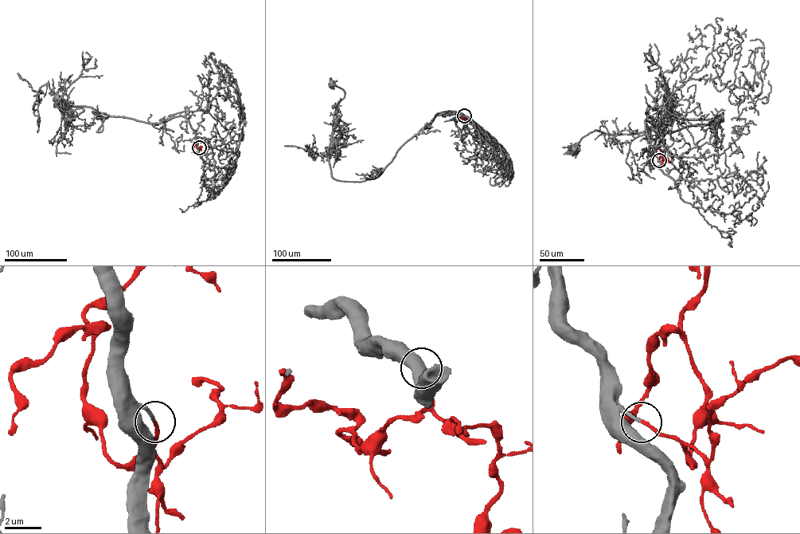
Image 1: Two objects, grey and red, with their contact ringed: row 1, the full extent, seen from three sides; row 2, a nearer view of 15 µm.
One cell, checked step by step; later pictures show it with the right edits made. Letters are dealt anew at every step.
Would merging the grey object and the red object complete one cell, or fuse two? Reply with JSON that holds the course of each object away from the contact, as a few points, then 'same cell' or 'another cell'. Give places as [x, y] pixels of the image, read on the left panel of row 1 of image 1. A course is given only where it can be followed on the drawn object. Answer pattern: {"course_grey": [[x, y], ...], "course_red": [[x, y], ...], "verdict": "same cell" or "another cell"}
{"course_grey": [[199, 147], [195, 131], [181, 115], [151, 123], [56, 103], [63, 111], [83, 109], [69, 119]], "course_red": [[199, 147], [197, 148], [196, 143], [202, 139]], "verdict": "same cell"}

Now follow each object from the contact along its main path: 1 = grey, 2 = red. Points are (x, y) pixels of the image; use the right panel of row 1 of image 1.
1: (659, 160), (645, 120), (669, 132), (716, 123), (722, 113), (676, 118), (637, 133), (595, 130), (572, 150)
2: (659, 160), (661, 162), (660, 147)

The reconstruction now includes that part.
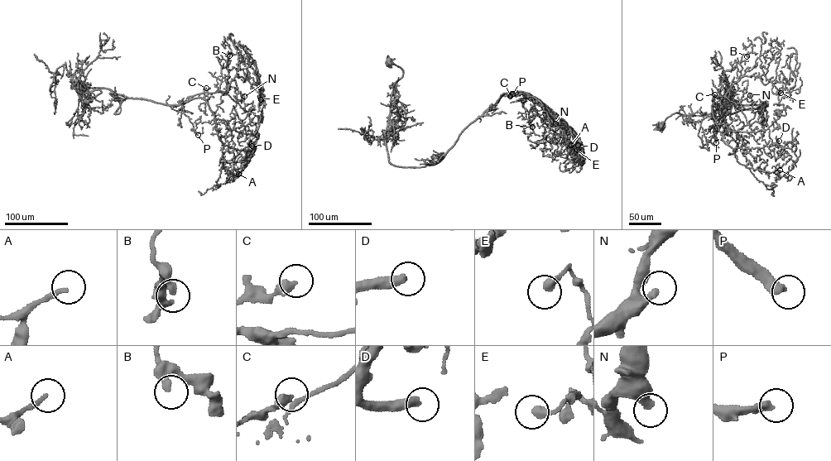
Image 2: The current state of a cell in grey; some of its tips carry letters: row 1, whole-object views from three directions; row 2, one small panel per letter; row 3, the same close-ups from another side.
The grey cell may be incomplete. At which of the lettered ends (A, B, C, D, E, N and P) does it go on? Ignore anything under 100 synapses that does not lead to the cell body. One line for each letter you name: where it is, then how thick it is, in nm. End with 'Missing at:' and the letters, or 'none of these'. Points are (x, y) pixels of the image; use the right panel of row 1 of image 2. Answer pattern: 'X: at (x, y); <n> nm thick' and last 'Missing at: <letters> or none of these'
D: at (779, 141); 400 nm thick
N: at (750, 95); 360 nm thick
P: at (716, 142); 400 nm thick
Missing at: D, N, P

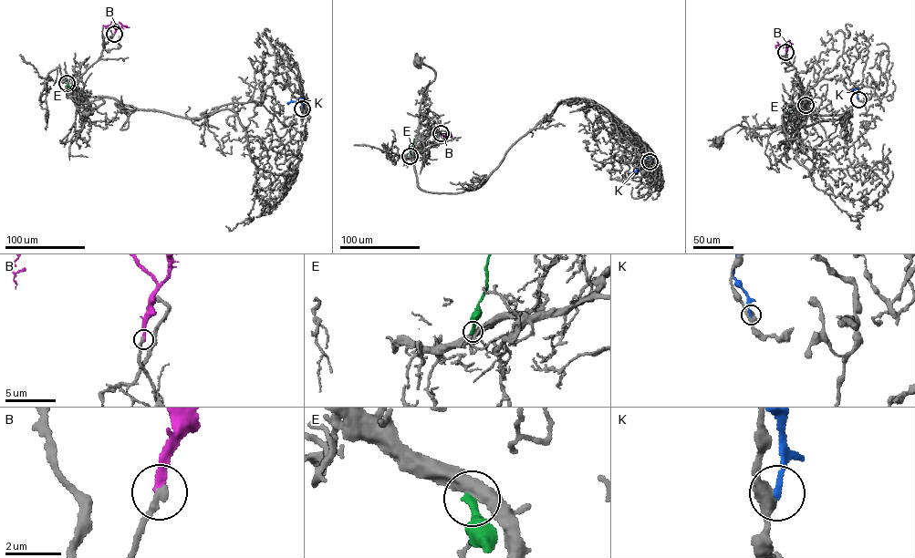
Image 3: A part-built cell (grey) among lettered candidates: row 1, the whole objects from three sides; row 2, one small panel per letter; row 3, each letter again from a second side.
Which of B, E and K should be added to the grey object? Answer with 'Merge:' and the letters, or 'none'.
Merge: none

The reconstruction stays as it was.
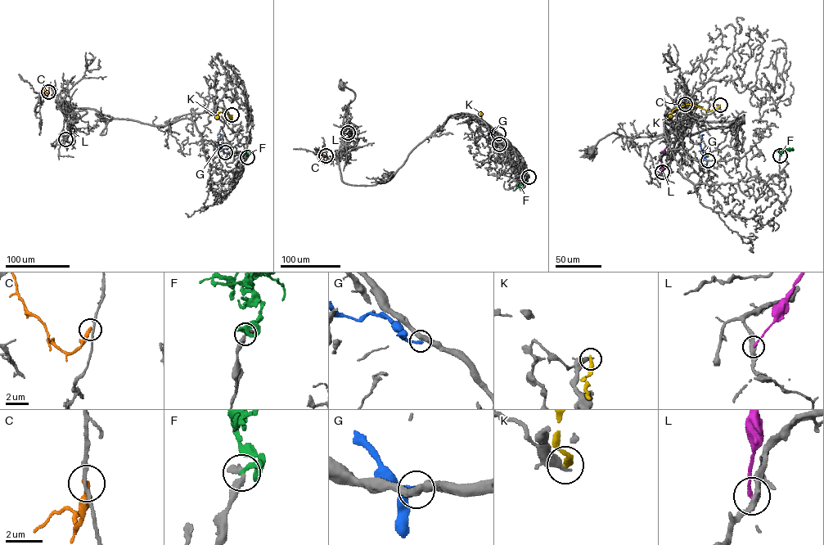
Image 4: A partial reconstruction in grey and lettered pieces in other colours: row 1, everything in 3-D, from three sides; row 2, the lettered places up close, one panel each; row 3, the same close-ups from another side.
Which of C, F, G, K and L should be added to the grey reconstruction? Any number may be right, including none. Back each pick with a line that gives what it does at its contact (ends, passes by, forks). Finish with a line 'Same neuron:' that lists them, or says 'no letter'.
Same neuron: no letter

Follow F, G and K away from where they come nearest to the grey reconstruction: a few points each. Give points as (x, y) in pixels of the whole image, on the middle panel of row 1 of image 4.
F: (529, 177), (516, 188)
G: (498, 133), (489, 131), (488, 134)
K: (499, 144), (497, 136), (482, 119), (480, 112)

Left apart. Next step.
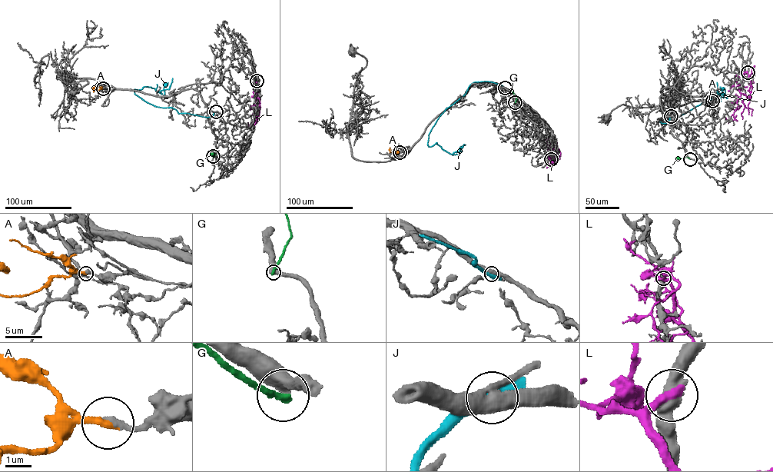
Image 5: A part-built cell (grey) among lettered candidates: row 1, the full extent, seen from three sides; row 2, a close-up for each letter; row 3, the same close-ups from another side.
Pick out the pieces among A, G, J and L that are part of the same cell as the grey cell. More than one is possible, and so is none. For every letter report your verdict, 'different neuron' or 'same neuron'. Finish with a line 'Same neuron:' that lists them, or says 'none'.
A: same neuron
G: different neuron
J: different neuron
L: different neuron
Same neuron: A

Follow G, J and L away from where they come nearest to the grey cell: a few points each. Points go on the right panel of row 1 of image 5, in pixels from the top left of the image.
G: (690, 159), (678, 157)
J: (671, 116), (666, 123), (660, 122), (680, 116), (713, 94), (723, 94), (723, 97), (718, 93), (717, 82)
L: (748, 72), (751, 88), (748, 108), (739, 98), (734, 114), (728, 121), (725, 118)

